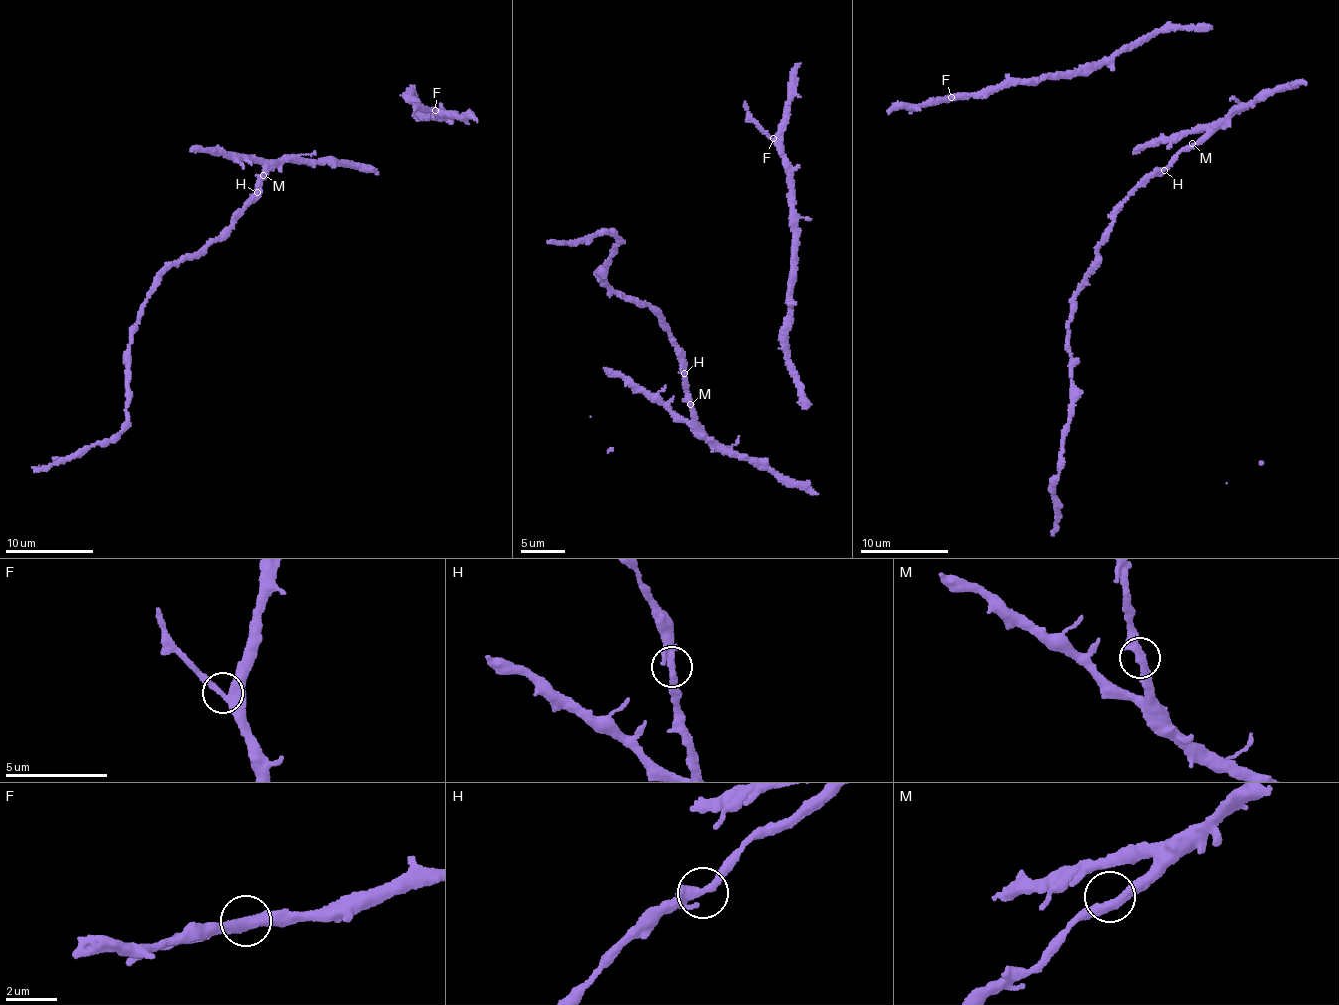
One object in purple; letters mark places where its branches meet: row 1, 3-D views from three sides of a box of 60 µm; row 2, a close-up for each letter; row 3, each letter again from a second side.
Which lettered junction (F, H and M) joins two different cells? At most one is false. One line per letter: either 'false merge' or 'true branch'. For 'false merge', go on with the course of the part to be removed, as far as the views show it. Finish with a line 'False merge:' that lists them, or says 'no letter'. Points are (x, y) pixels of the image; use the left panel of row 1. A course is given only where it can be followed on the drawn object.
F: true branch
H: true branch
M: true branch
False merge: no letter

